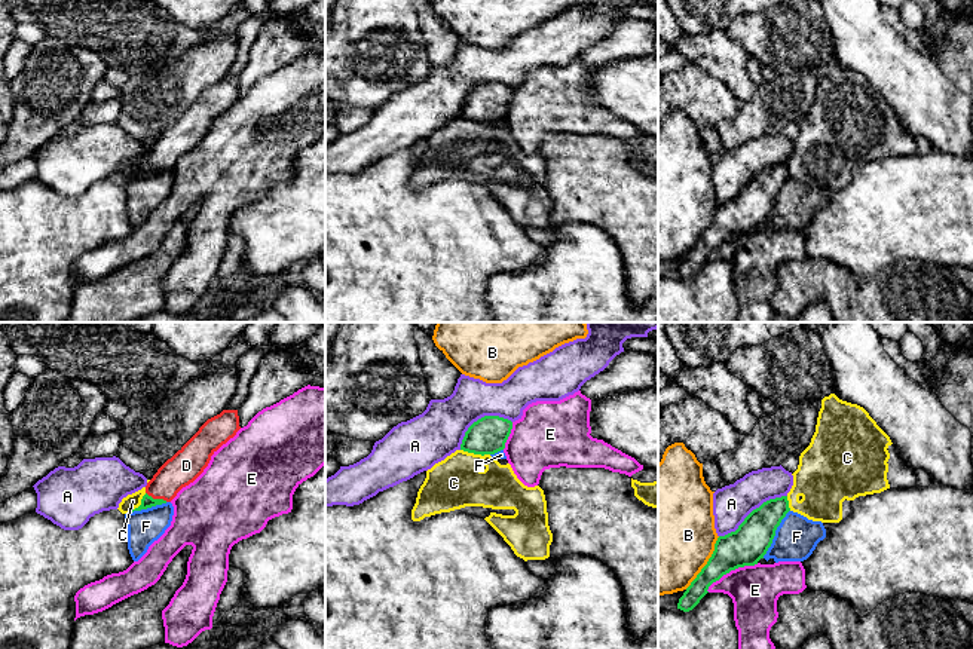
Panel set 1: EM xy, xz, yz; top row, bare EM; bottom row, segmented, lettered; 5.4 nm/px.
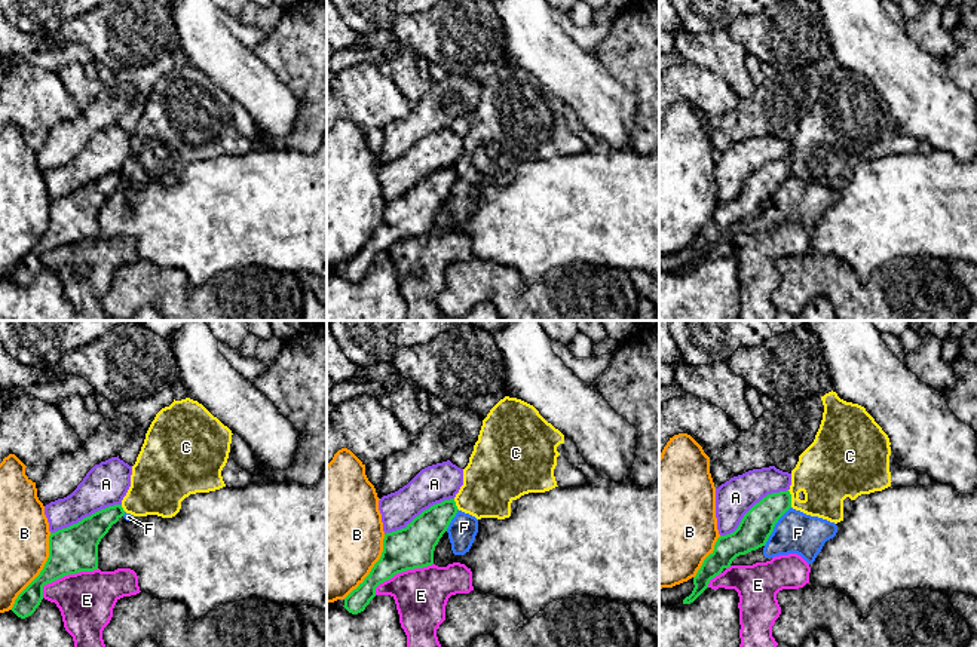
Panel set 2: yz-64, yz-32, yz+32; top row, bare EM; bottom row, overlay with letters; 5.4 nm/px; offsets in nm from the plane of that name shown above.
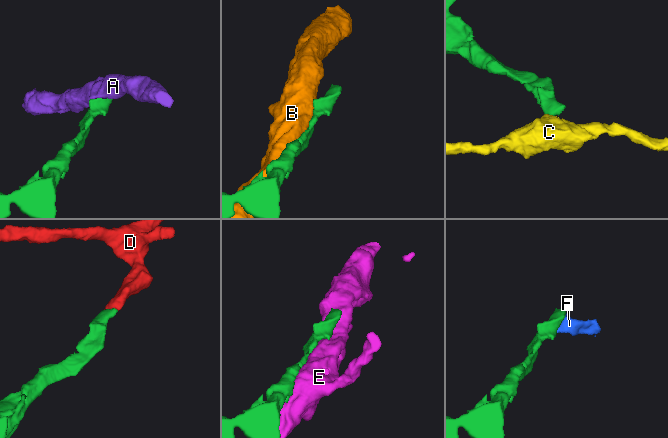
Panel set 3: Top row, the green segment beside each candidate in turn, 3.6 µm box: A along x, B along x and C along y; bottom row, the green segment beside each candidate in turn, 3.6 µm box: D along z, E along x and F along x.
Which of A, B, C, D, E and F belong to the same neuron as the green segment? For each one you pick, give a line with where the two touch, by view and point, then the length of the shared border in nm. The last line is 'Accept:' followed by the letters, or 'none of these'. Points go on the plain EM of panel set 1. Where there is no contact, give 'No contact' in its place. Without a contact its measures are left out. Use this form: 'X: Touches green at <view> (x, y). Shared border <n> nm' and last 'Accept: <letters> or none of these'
D: Touches green at xy (156, 167). Shared border 130 nm
Accept: D

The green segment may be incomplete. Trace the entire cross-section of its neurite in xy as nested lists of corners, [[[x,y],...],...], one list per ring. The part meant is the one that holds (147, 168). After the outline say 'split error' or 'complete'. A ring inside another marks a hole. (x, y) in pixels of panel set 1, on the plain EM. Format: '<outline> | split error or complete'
[[[223,77],[208,86],[199,98],[153,143],[146,153],[141,172],[134,178],[171,169],[208,134],[211,123],[241,97],[238,77]]] | split error

